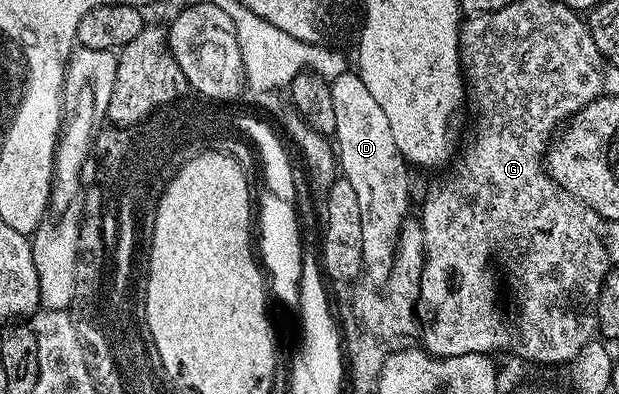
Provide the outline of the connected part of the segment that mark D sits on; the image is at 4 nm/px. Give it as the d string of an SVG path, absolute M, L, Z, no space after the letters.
M346 71L335 80L329 81L330 89L332 90L332 110L336 110L336 130L334 131L333 139L336 141L336 160L340 165L341 175L348 181L352 182L352 187L356 190L356 198L360 201L360 230L362 231L362 271L365 279L371 285L382 286L390 278L391 268L394 264L396 255L396 241L401 237L402 225L406 223L410 212L410 180L406 177L408 165L400 154L400 150L396 146L395 139L392 138L392 126L388 126L388 118L384 114L384 110L380 110L380 106L376 102L376 98L372 98L372 93L368 91L368 86L364 86L364 82L358 76L357 71Z

